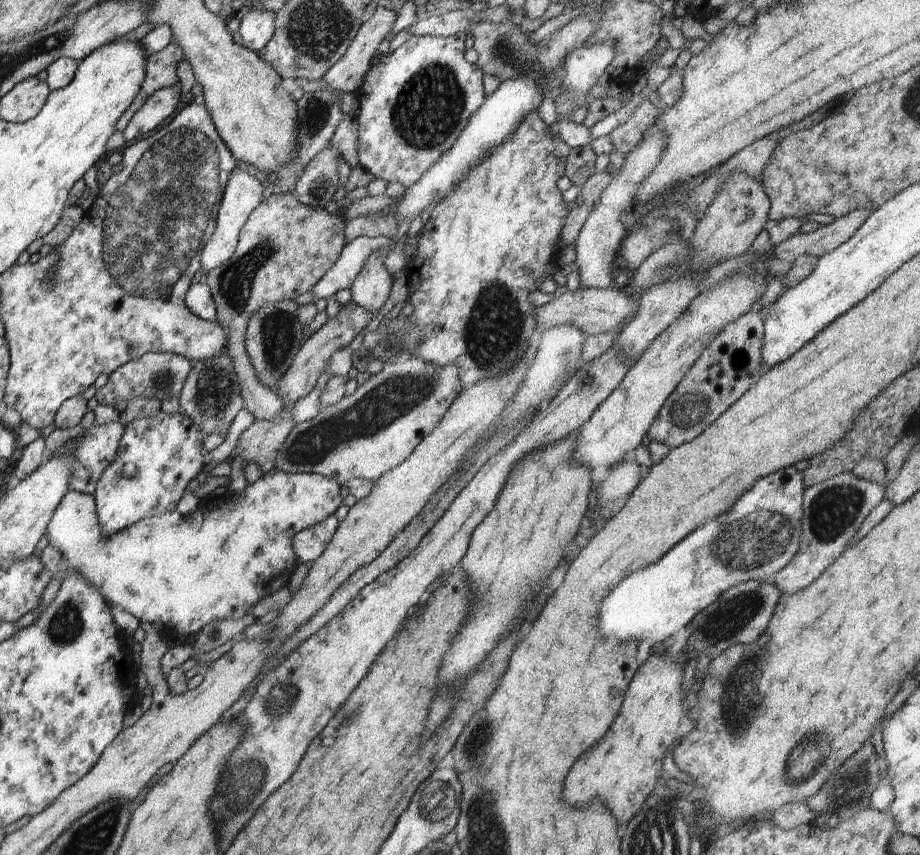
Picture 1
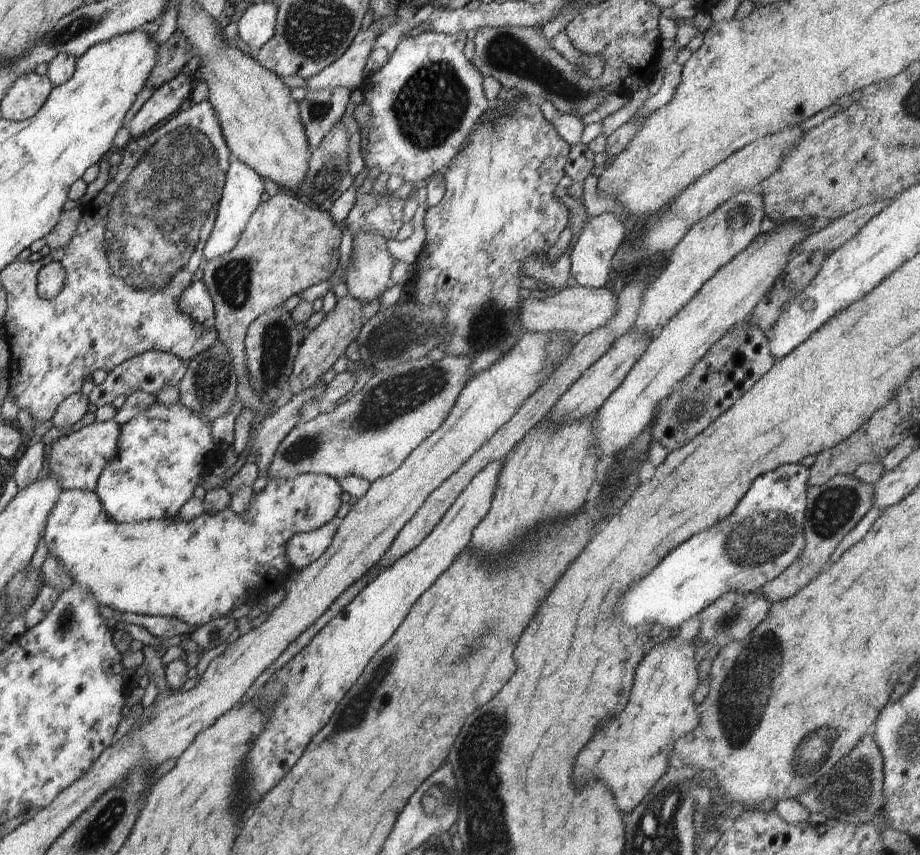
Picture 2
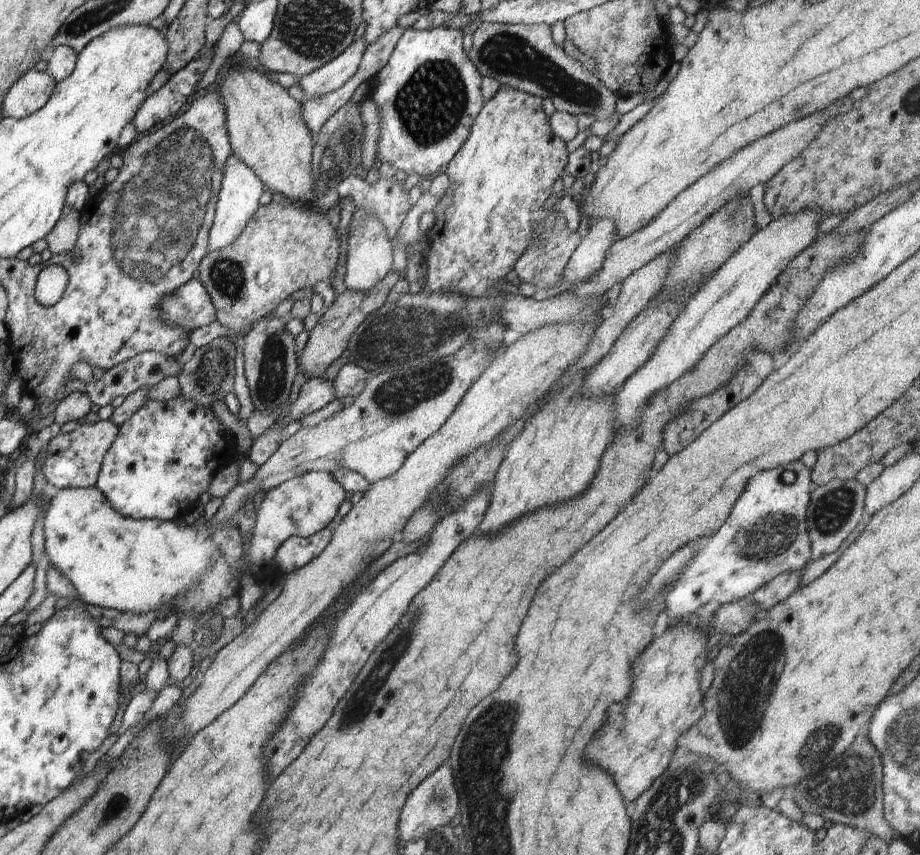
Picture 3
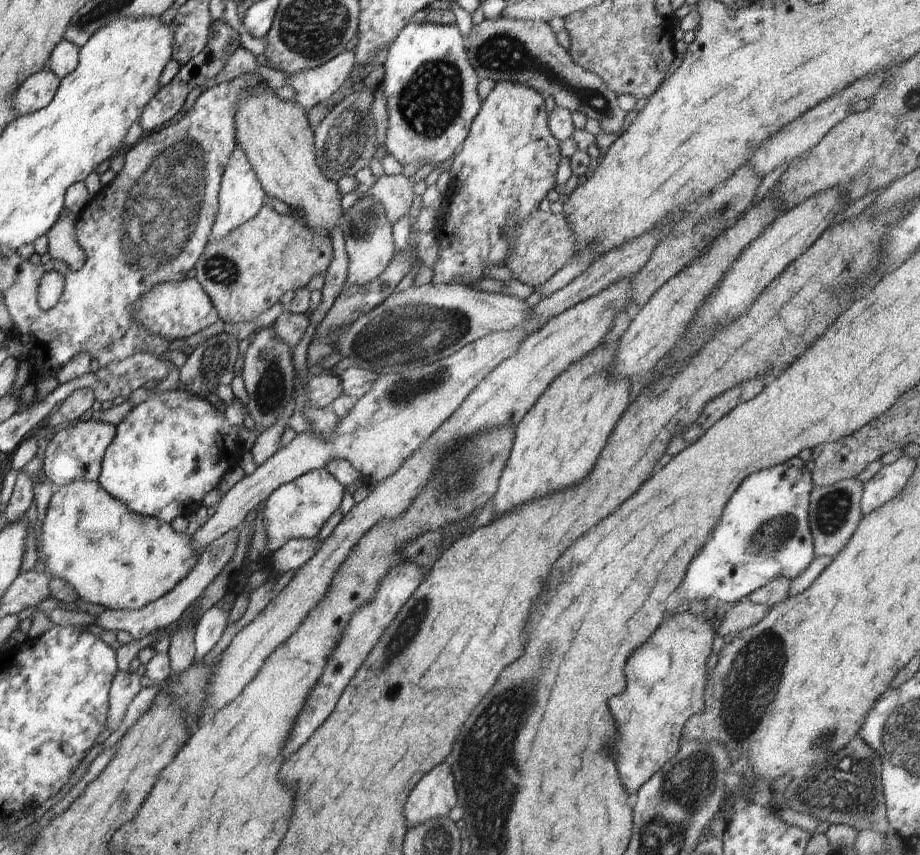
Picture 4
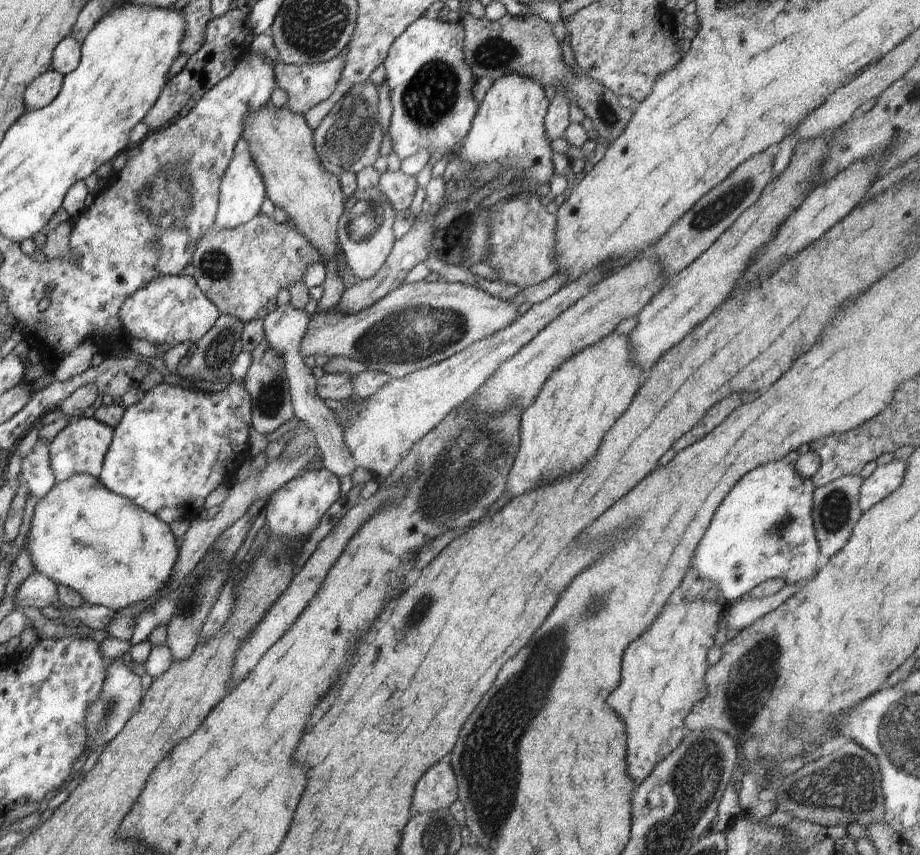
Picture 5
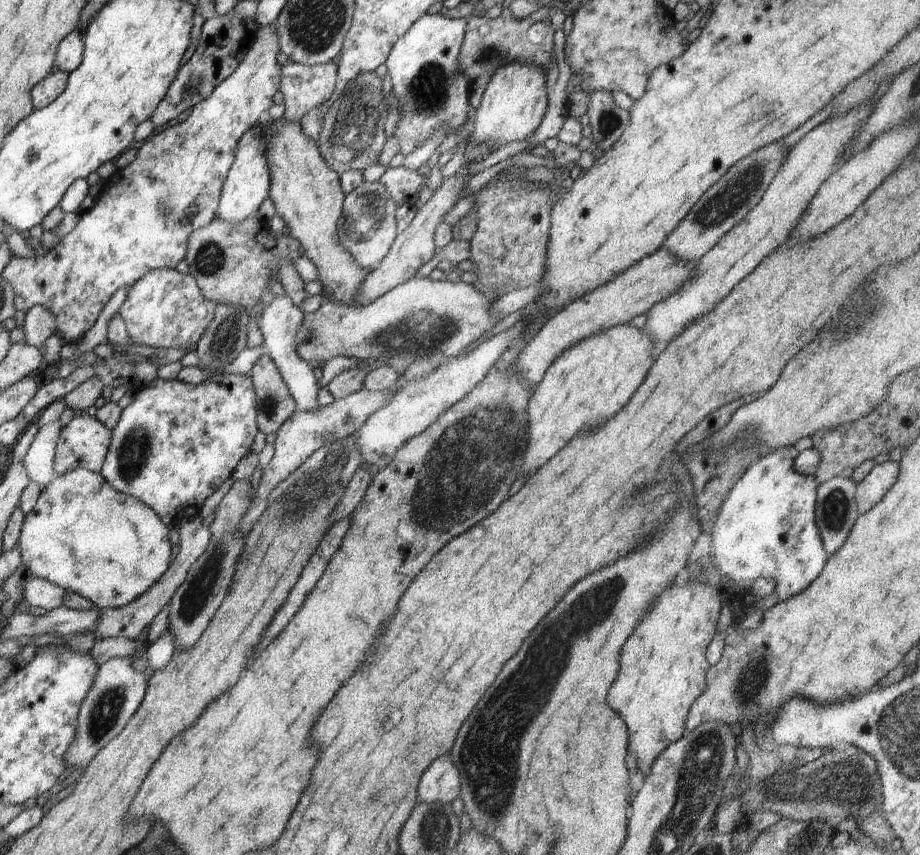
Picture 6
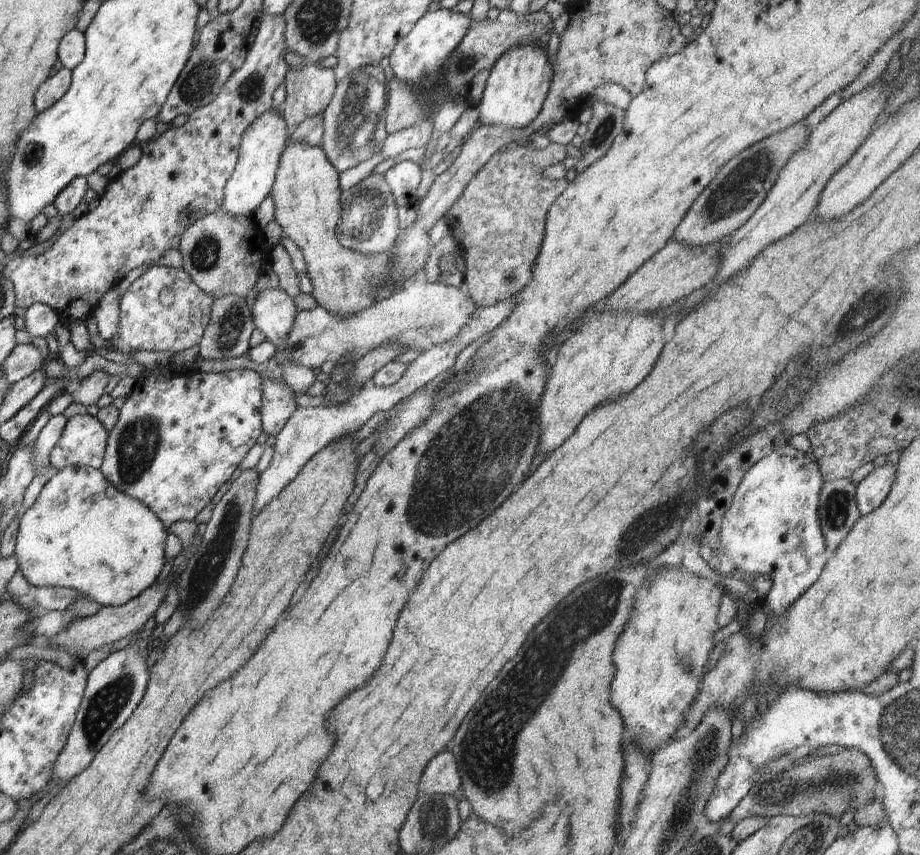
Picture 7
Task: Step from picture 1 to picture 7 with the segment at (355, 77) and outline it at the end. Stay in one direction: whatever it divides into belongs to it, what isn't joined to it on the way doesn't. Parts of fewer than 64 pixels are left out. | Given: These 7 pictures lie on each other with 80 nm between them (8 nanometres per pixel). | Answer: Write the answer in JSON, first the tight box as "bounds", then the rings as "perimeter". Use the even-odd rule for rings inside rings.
{"bounds":[282,64,337,129],"perimeter":[[[302,64],[288,68],[284,83],[286,100],[282,118],[290,129],[298,127],[306,118],[323,115],[337,86],[332,68]]]}

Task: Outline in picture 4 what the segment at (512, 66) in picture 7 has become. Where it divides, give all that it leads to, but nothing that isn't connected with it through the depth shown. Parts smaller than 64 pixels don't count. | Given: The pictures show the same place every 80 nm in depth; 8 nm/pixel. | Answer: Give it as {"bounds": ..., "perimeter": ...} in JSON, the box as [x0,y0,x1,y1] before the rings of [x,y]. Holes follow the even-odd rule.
{"bounds":[431,81,562,287],"perimeter":[[[500,81],[494,86],[485,100],[481,102],[480,112],[473,117],[470,132],[466,137],[466,140],[461,144],[460,149],[456,152],[456,157],[452,166],[450,166],[451,185],[450,189],[453,194],[446,197],[444,205],[440,208],[437,217],[437,223],[433,228],[431,234],[436,238],[439,245],[439,257],[435,265],[433,266],[432,283],[436,284],[448,284],[448,283],[462,283],[473,287],[472,283],[476,282],[478,278],[484,277],[483,270],[489,266],[496,264],[496,266],[505,266],[507,256],[509,255],[509,244],[507,238],[503,235],[503,228],[507,223],[510,215],[518,215],[521,219],[527,217],[532,211],[539,210],[538,204],[543,198],[546,198],[547,192],[551,188],[555,188],[556,184],[556,170],[558,168],[558,162],[562,158],[560,153],[559,144],[560,141],[556,140],[550,129],[548,128],[548,114],[546,113],[546,105],[544,103],[545,97],[533,88],[526,85],[515,83],[514,81]]]}

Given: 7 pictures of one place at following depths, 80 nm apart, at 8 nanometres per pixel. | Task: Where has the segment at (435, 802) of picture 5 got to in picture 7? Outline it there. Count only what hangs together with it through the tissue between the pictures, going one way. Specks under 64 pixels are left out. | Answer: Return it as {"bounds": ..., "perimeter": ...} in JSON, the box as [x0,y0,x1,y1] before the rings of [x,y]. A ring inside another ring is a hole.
{"bounds":[420,752,462,796],"perimeter":[[[450,752],[438,754],[424,770],[420,778],[420,790],[424,794],[454,796],[461,788],[462,780],[456,768],[456,760]]]}

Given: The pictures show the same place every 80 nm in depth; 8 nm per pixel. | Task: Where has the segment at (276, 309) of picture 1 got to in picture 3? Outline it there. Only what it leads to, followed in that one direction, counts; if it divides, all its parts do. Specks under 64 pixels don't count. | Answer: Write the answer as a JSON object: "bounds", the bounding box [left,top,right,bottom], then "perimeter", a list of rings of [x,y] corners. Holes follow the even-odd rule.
{"bounds":[242,318,297,414],"perimeter":[[[283,318],[262,319],[254,324],[254,329],[242,339],[244,348],[244,370],[247,386],[252,398],[253,410],[270,414],[288,402],[294,377],[297,375],[295,338],[288,334]]]}

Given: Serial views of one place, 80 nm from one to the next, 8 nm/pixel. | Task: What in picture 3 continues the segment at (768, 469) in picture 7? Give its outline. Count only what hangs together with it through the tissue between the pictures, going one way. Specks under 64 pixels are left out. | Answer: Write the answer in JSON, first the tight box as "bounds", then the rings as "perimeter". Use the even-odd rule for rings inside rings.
{"bounds":[640,461,813,623],"perimeter":[[[800,461],[762,471],[750,477],[742,494],[734,503],[726,522],[714,534],[697,538],[688,543],[686,548],[682,547],[668,557],[640,595],[641,603],[647,605],[657,599],[658,595],[662,595],[664,611],[667,613],[669,622],[674,623],[683,616],[694,613],[710,600],[733,603],[752,596],[755,590],[762,588],[782,573],[802,570],[811,558],[811,540],[806,519],[813,486],[811,469]],[[784,472],[794,472],[796,480],[792,484],[784,483],[781,477]]]}

